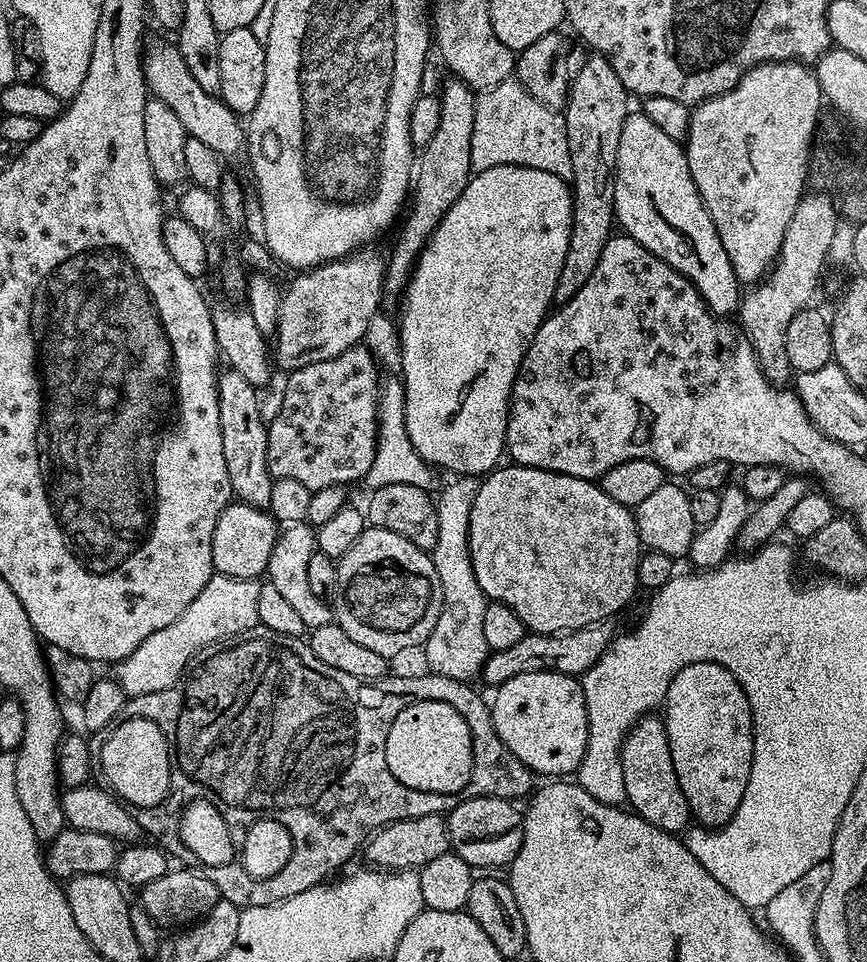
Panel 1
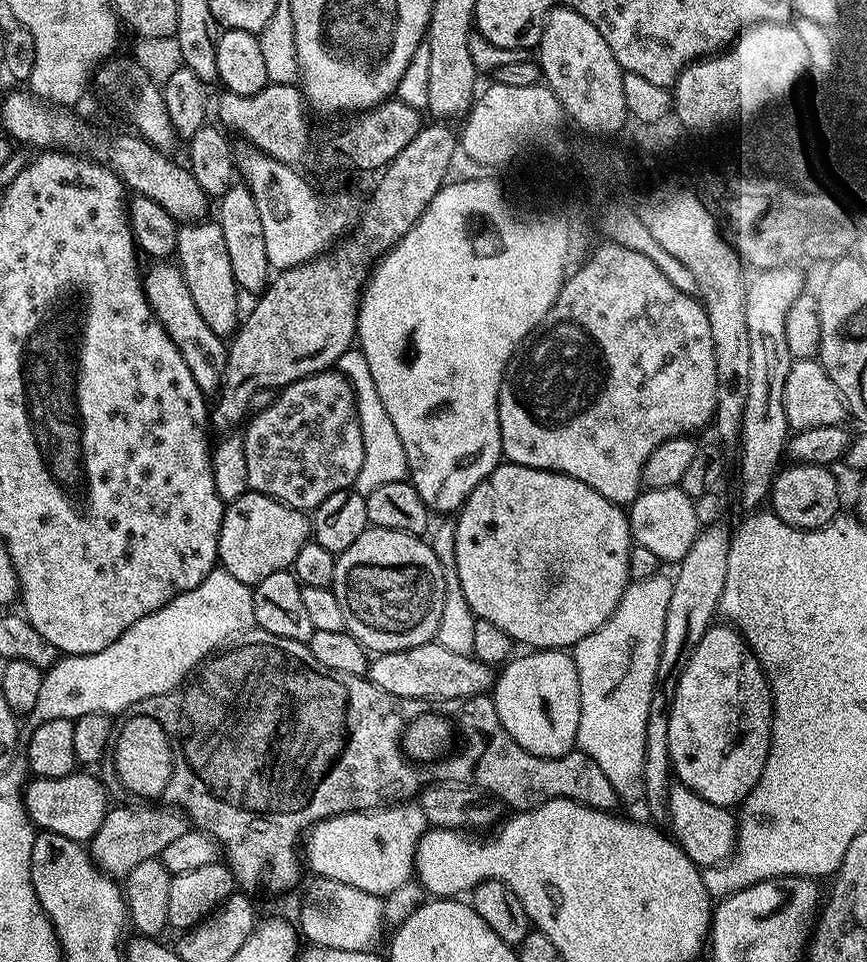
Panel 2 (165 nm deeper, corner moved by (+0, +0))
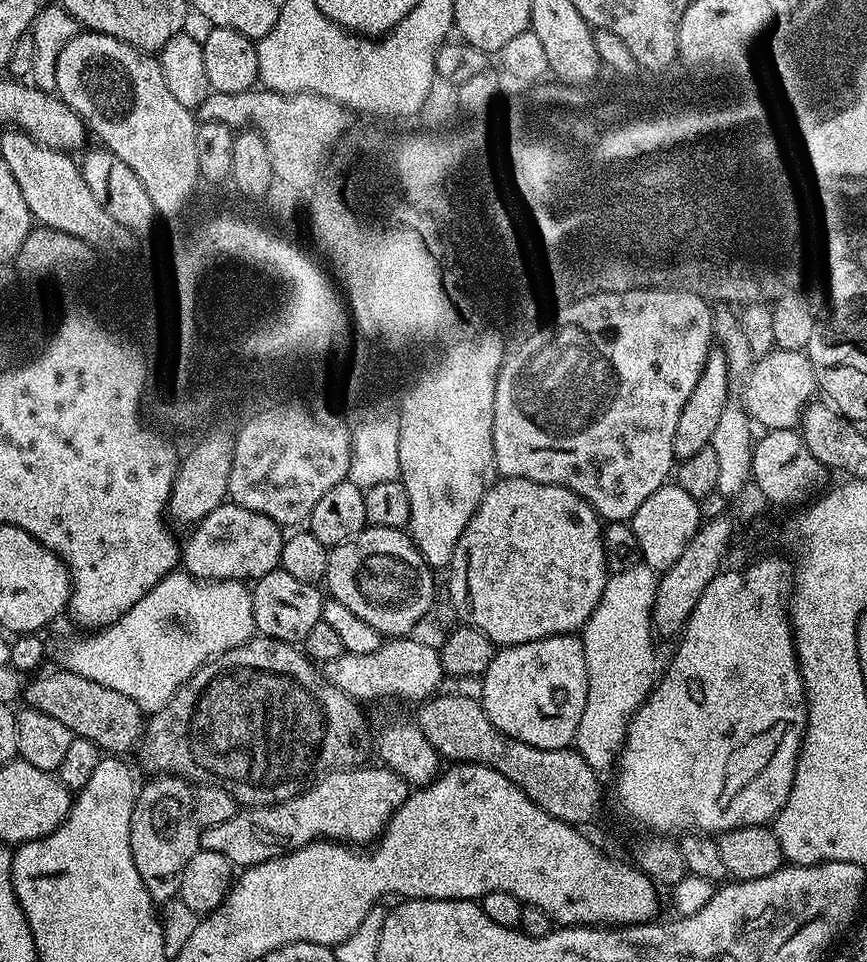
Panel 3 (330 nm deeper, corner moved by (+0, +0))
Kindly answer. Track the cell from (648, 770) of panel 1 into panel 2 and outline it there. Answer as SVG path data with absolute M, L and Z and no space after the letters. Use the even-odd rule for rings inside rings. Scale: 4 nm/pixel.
M676 782L668 789L666 820L672 823L670 832L680 849L701 869L724 863L736 850L737 817L729 809L706 802L685 784Z

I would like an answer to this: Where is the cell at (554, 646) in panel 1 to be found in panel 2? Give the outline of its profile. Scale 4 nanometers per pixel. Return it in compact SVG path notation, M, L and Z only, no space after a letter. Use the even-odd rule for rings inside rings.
M435 642L373 655L366 676L374 686L390 694L425 702L466 700L469 696L487 693L494 684L494 672L489 665L478 662L473 655L453 654L446 646Z

